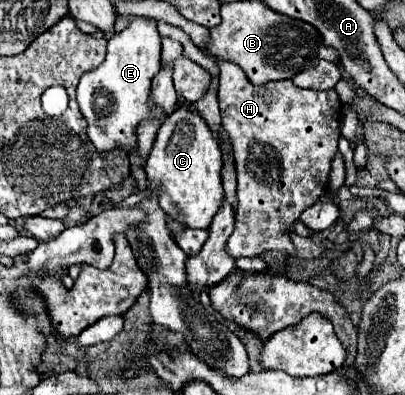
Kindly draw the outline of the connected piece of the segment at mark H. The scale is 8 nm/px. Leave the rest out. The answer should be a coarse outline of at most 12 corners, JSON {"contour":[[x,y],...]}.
{"contour":[[221,71],[237,171],[233,259],[297,255],[325,193],[335,89]]}

